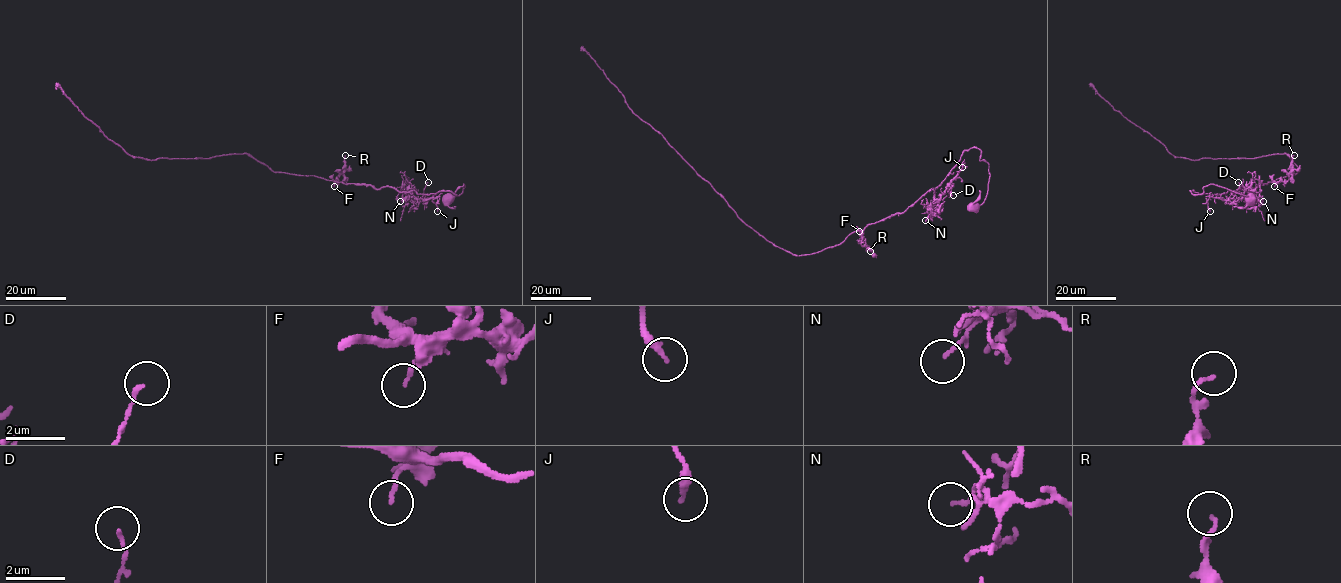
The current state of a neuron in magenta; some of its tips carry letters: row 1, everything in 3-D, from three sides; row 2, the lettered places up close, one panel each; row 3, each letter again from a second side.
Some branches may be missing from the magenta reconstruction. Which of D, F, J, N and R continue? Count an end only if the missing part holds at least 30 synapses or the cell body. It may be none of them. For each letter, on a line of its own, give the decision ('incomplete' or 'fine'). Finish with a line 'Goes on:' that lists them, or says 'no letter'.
D: fine
F: fine
J: fine
N: fine
R: fine
Goes on: no letter

